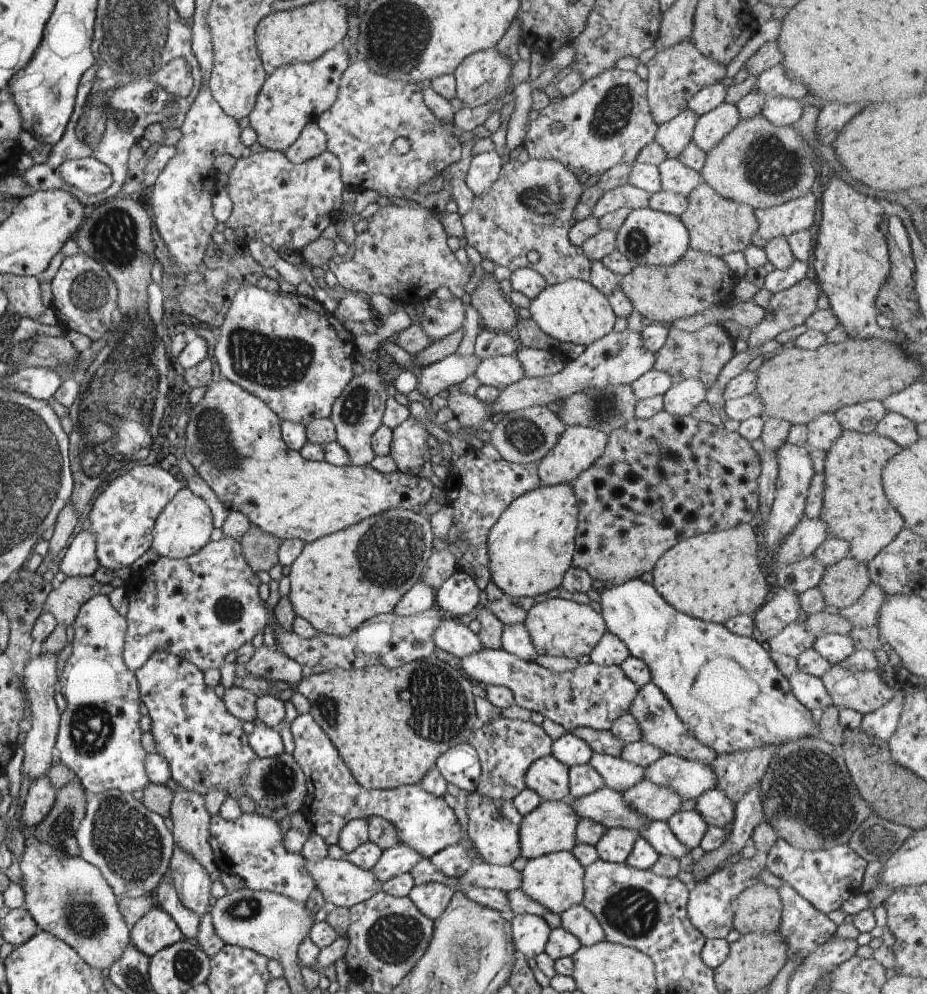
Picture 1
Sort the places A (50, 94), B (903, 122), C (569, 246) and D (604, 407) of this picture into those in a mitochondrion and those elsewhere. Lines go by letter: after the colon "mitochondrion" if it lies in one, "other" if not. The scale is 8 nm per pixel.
A: mitochondrion
B: other
C: other
D: mitochondrion

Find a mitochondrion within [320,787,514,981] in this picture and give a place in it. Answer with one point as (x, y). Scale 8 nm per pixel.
(394, 938)

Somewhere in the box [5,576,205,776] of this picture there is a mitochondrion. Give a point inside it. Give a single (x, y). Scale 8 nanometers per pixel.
(90, 730)

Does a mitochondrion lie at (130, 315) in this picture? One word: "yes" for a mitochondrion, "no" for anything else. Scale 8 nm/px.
yes

